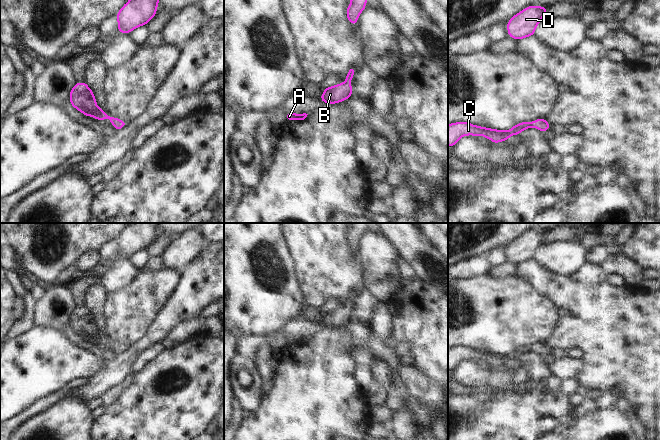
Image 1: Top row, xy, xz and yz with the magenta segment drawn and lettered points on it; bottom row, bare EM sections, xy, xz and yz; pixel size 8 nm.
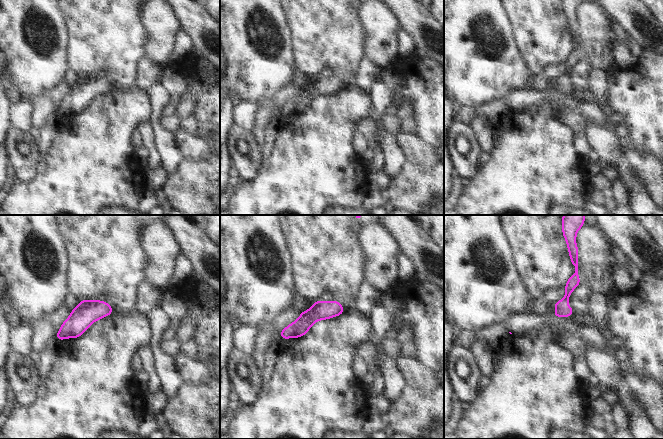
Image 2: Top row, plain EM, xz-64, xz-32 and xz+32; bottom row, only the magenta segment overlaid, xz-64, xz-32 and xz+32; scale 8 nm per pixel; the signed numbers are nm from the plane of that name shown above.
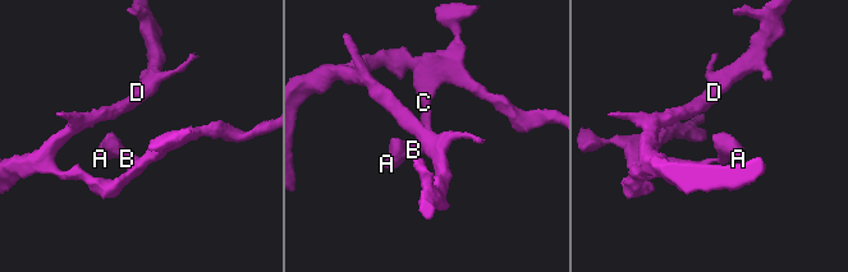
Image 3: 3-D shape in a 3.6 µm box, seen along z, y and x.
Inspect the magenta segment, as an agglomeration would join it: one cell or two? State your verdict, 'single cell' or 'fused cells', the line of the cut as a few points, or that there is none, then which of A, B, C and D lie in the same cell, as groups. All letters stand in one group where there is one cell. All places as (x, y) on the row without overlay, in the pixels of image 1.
single cell; no cut; A B C D

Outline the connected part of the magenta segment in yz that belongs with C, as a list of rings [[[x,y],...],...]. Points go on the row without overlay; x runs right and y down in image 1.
[[[537,343],[533,346],[522,346],[513,350],[509,355],[484,352],[472,349],[468,346],[456,346],[448,348],[448,370],[453,371],[461,361],[466,359],[483,359],[492,366],[499,367],[501,365],[506,365],[510,360],[520,358],[523,354],[531,351],[536,351],[541,356],[550,353],[547,343]]]

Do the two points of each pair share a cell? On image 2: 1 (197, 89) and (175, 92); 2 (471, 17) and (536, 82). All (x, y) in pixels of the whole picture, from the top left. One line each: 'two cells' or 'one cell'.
1: two cells
2: two cells

